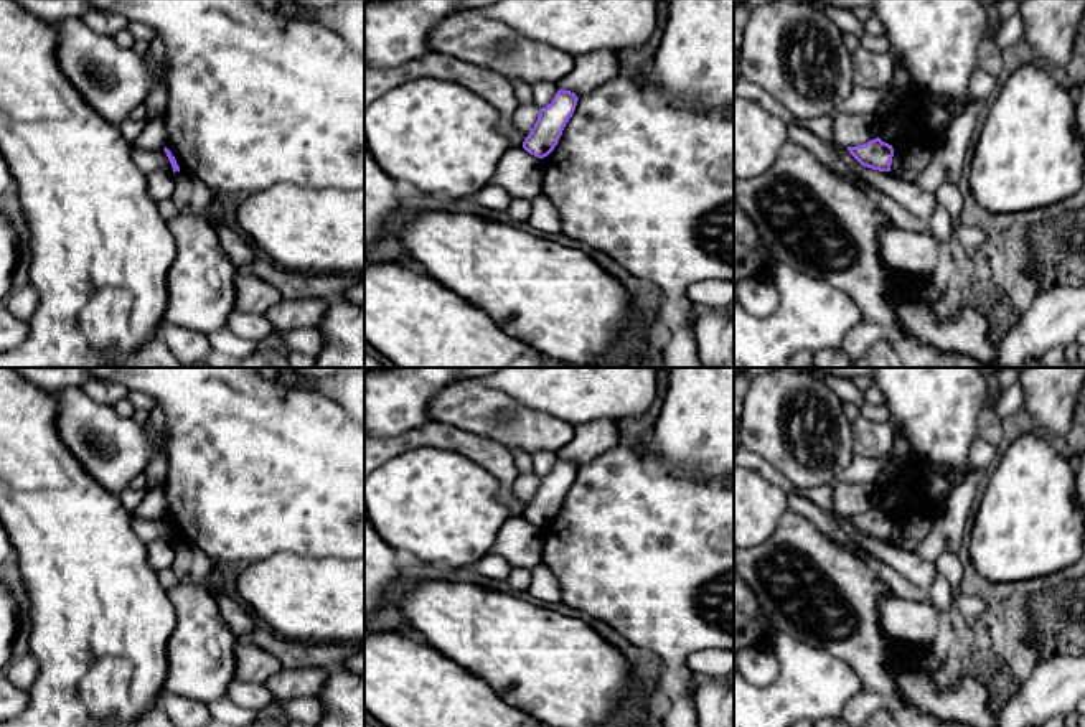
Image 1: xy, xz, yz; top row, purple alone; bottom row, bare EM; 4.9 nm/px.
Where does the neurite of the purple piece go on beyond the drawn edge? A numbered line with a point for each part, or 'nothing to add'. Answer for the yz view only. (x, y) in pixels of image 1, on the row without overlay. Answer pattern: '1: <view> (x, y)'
nothing to add

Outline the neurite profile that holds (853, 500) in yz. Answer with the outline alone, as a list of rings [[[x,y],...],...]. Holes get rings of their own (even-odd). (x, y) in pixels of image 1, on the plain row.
[[[833,481],[833,503],[848,516],[857,516],[874,509],[881,503],[881,491],[876,485]]]

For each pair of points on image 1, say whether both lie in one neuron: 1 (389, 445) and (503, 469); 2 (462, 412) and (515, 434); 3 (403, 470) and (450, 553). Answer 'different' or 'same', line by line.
1: same
2: same
3: same

